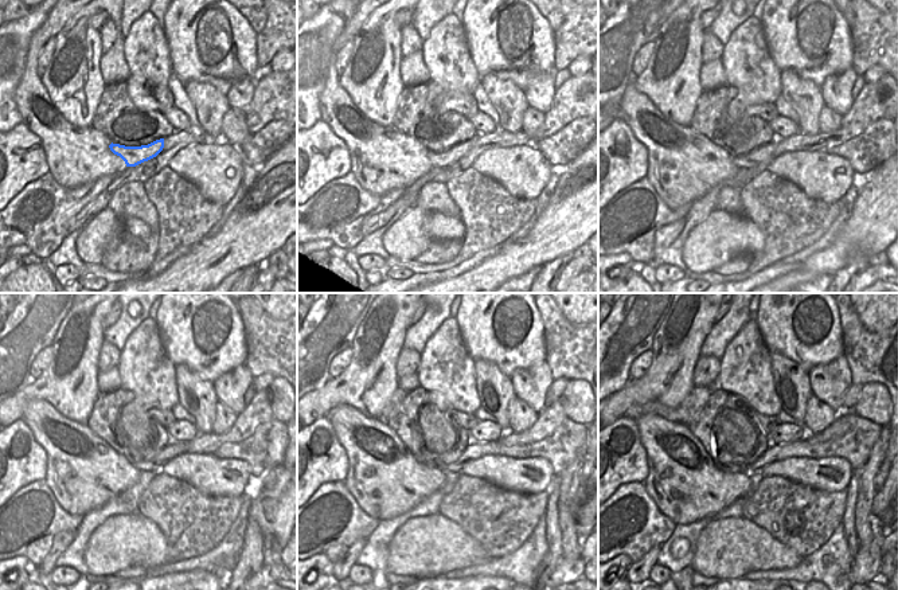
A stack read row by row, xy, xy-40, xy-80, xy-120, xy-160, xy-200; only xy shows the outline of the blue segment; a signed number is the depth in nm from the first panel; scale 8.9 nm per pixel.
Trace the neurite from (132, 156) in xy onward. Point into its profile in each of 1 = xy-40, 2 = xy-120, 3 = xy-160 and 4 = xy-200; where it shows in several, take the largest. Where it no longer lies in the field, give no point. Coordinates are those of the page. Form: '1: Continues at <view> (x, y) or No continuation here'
1: Continues at xy-40 (438, 159)
2: Continues at xy-120 (174, 449)
3: Continues at xy-160 (562, 446)
4: Continues at xy-200 (855, 445)

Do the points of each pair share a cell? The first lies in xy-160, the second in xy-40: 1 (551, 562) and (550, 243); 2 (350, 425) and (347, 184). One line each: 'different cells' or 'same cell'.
1: different cells
2: different cells

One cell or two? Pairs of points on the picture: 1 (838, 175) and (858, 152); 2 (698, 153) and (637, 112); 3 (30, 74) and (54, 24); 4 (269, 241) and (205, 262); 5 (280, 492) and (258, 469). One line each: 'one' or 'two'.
1: two
2: one
3: one
4: one
5: two

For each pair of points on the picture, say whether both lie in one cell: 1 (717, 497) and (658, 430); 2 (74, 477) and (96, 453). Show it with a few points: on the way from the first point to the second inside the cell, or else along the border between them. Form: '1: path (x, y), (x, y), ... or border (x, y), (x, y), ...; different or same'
1: path (698, 485), (663, 449); same
2: path (79, 472), (90, 458); same

